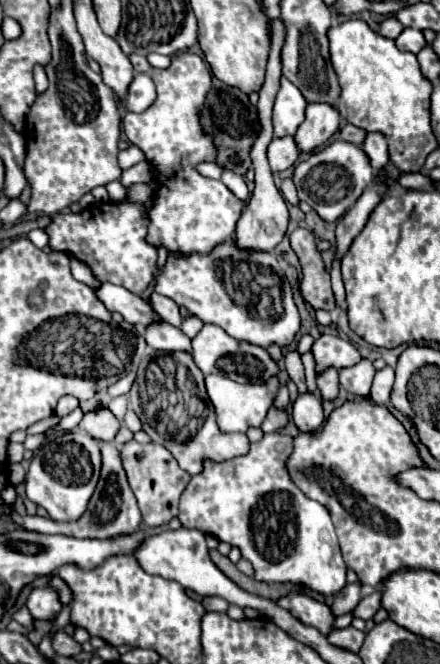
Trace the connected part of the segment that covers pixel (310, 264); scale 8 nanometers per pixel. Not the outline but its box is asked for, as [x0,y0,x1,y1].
[290,228,336,312]

